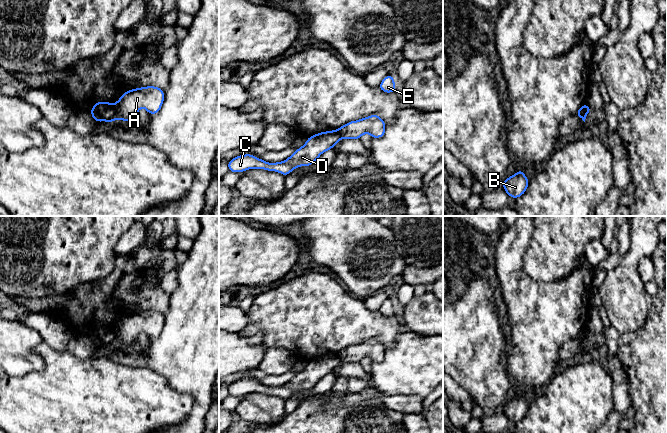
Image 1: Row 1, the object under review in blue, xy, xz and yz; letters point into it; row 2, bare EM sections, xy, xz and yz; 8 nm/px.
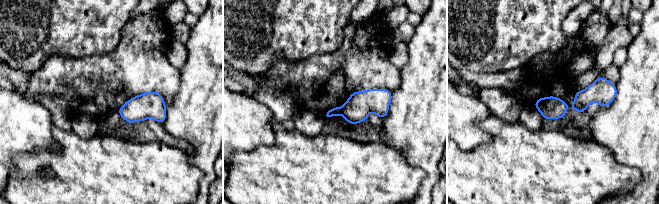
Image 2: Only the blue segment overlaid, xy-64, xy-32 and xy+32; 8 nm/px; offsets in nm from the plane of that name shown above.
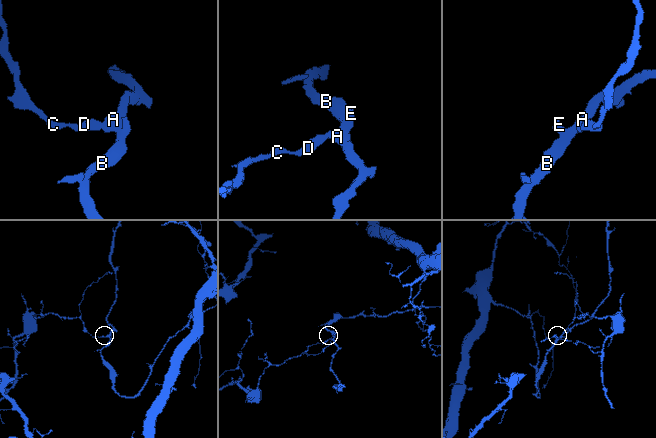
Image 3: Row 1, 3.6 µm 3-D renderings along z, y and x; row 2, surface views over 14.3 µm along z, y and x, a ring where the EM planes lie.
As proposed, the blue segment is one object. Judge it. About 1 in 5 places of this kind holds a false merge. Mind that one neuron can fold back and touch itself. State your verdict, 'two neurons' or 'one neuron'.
two neurons

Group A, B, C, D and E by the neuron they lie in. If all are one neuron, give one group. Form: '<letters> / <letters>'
A B E / C D

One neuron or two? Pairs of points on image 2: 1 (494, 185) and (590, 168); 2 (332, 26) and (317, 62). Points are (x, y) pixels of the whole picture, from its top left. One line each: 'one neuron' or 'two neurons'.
1: one neuron
2: two neurons

